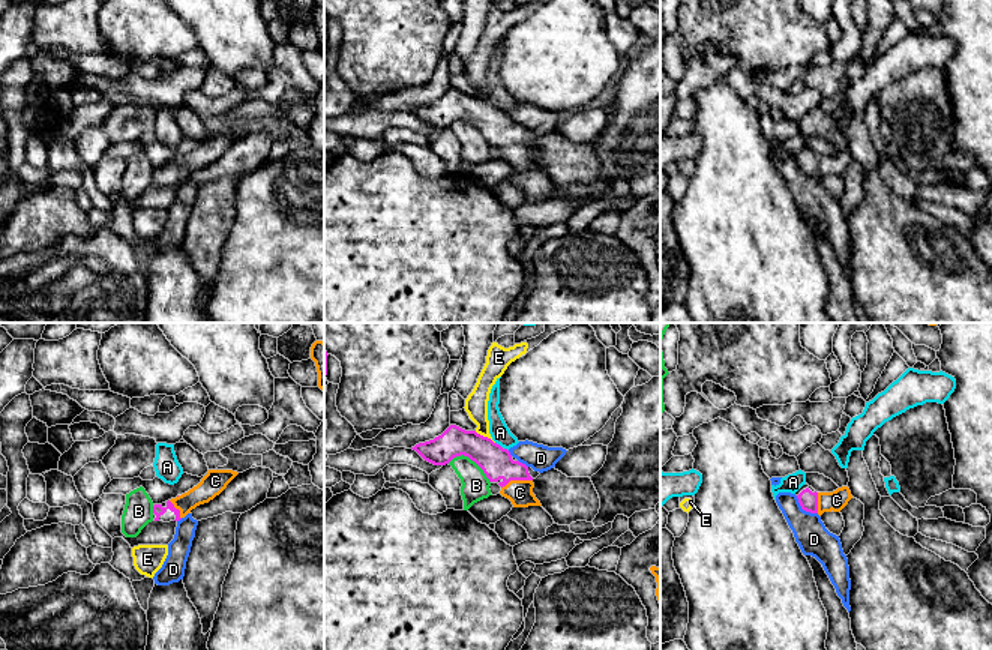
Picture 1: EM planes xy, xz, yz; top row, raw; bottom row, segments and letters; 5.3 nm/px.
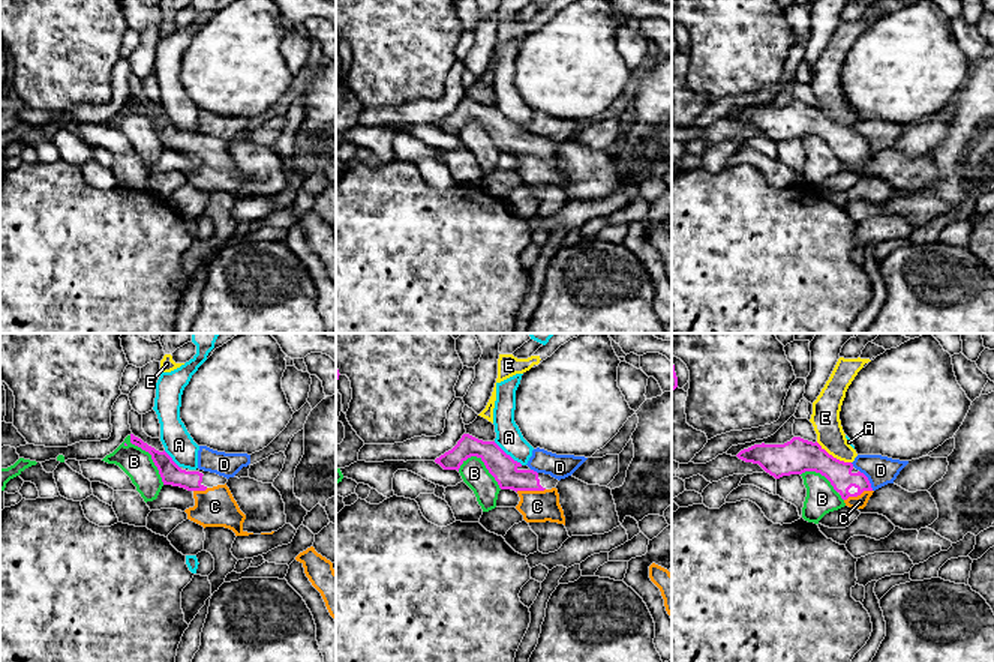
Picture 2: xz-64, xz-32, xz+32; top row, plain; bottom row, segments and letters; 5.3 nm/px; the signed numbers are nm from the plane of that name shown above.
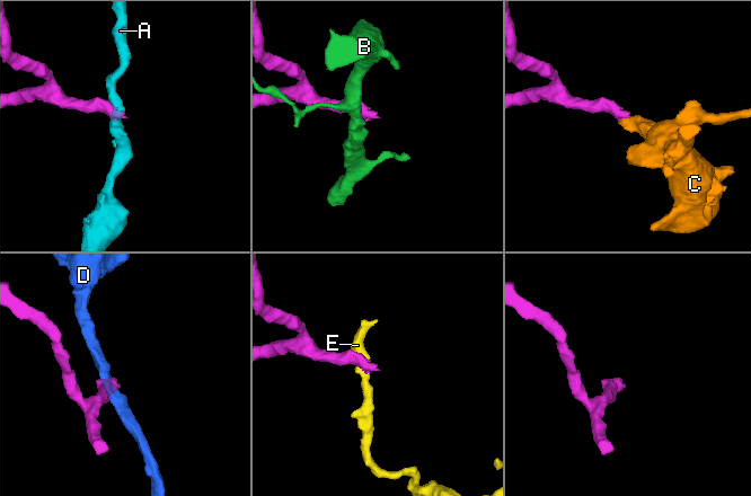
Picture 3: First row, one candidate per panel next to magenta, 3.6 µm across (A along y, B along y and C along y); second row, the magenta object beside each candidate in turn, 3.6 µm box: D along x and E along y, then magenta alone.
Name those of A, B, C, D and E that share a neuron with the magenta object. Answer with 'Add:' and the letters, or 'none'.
Add: C

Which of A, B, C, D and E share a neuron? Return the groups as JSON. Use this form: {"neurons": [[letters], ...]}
{"neurons": [["A"], ["B"], ["C"], ["D"], ["E"]]}

